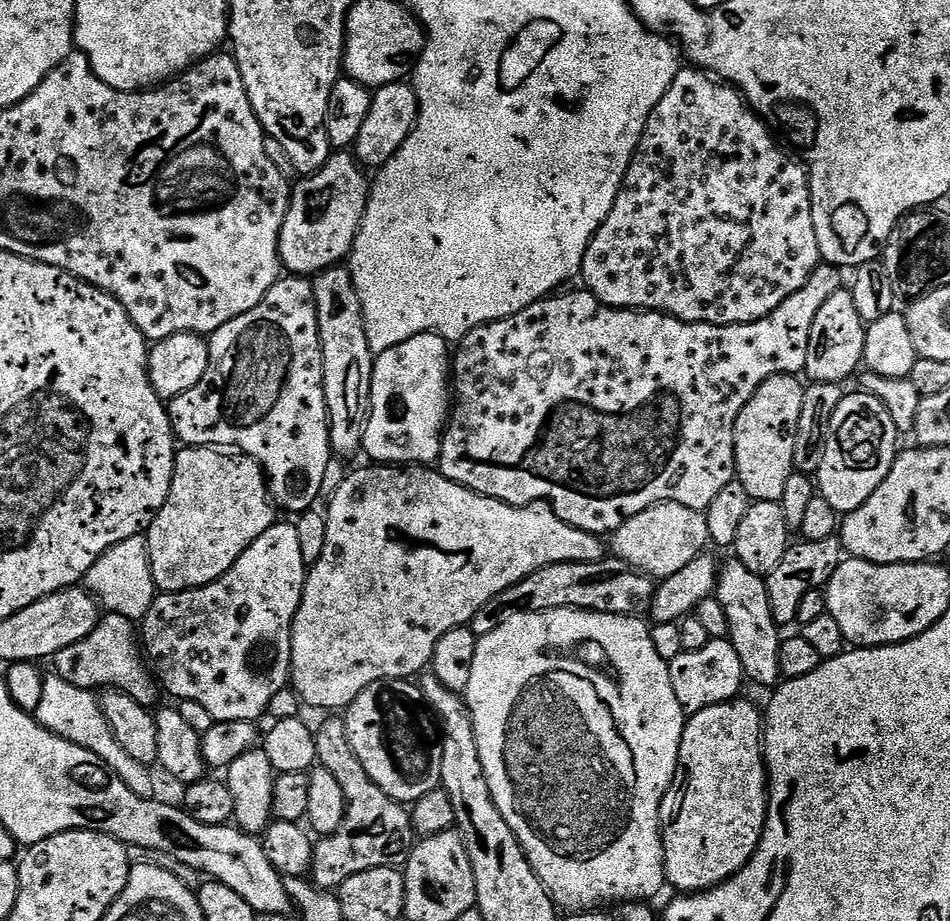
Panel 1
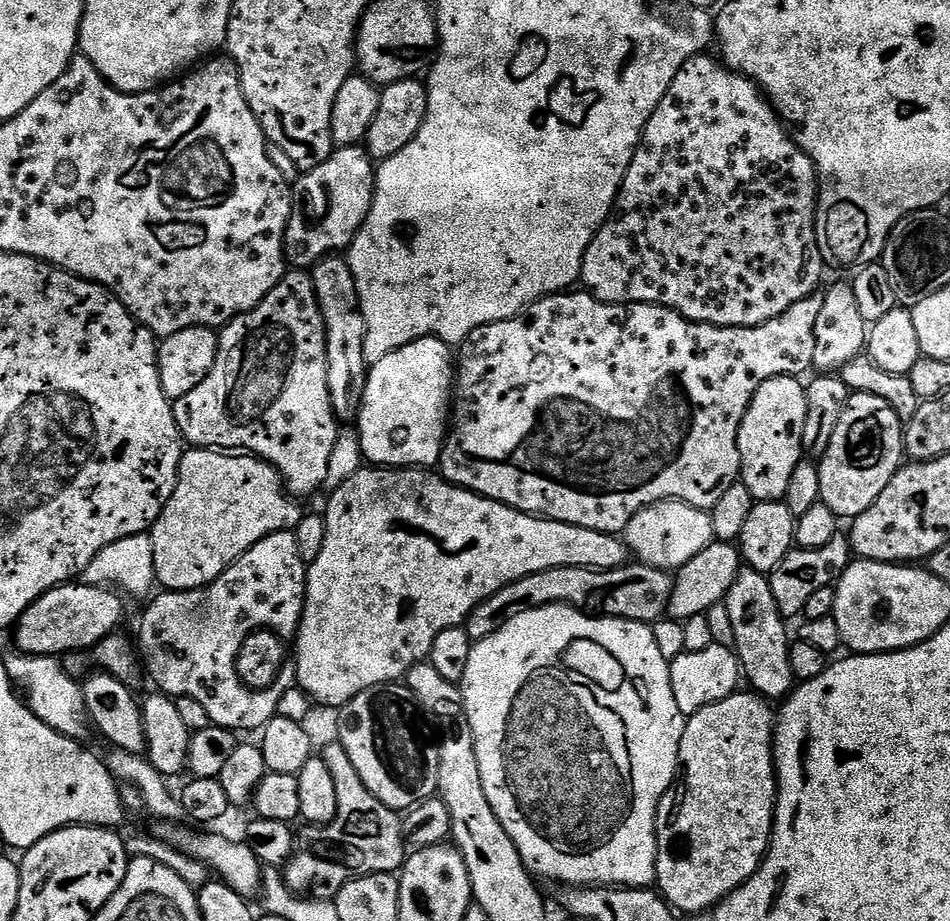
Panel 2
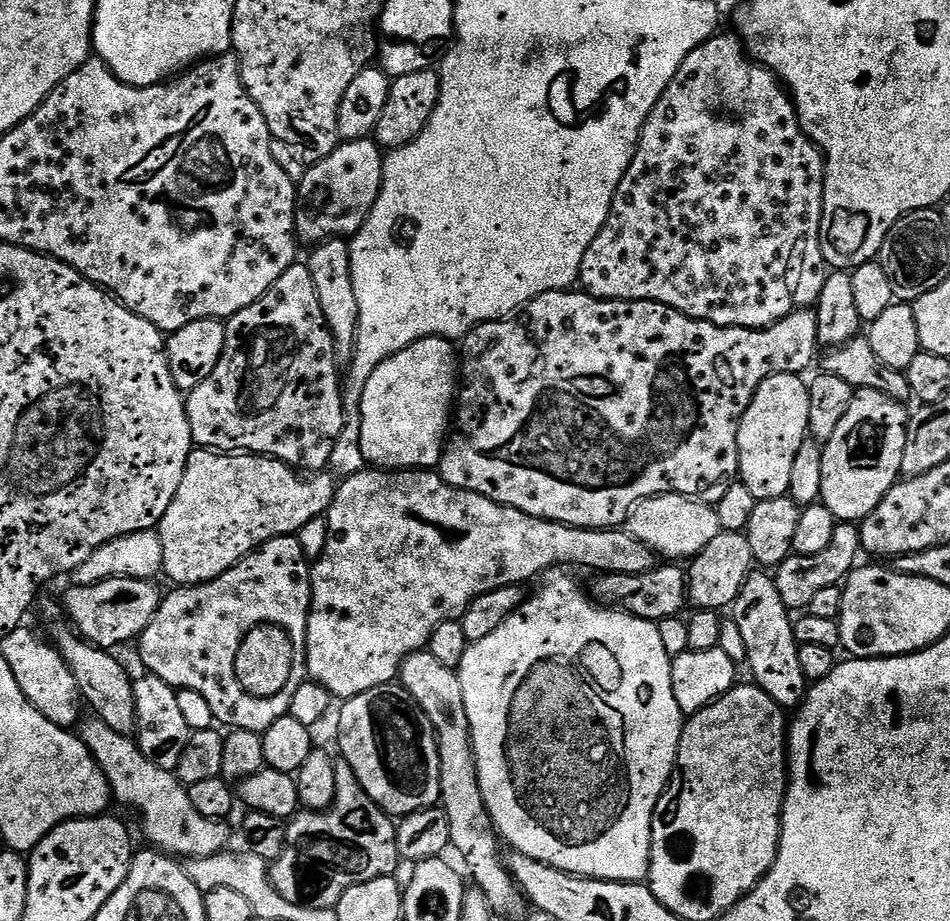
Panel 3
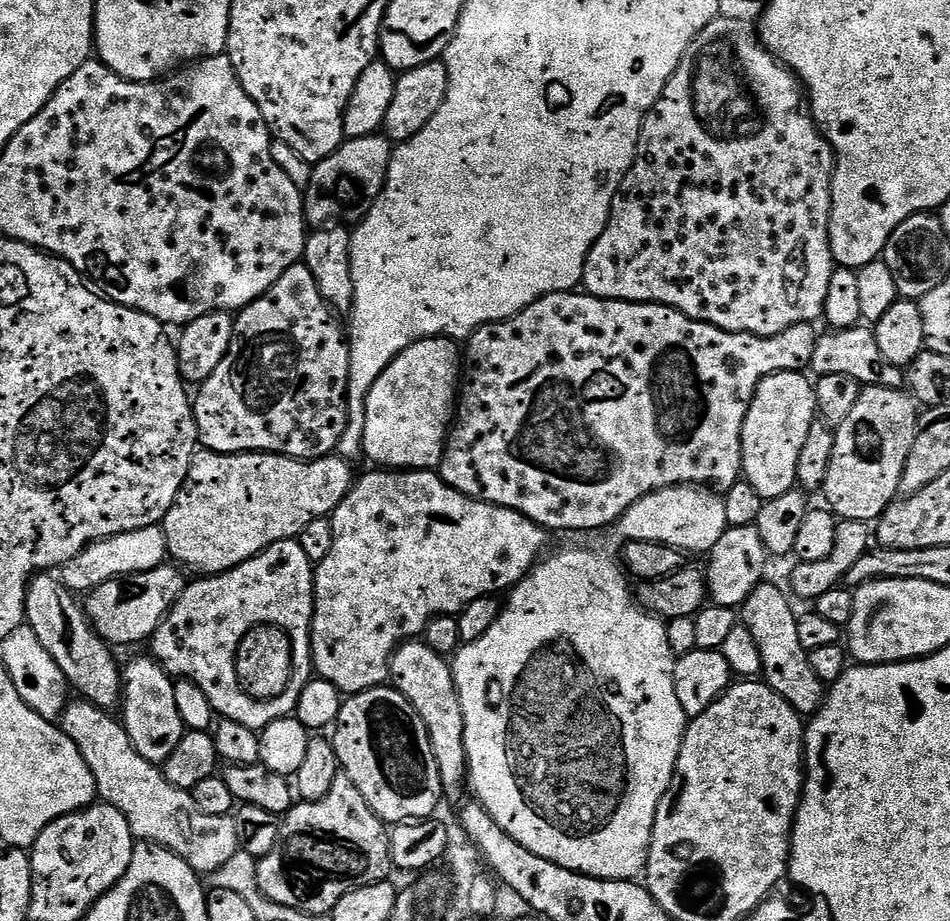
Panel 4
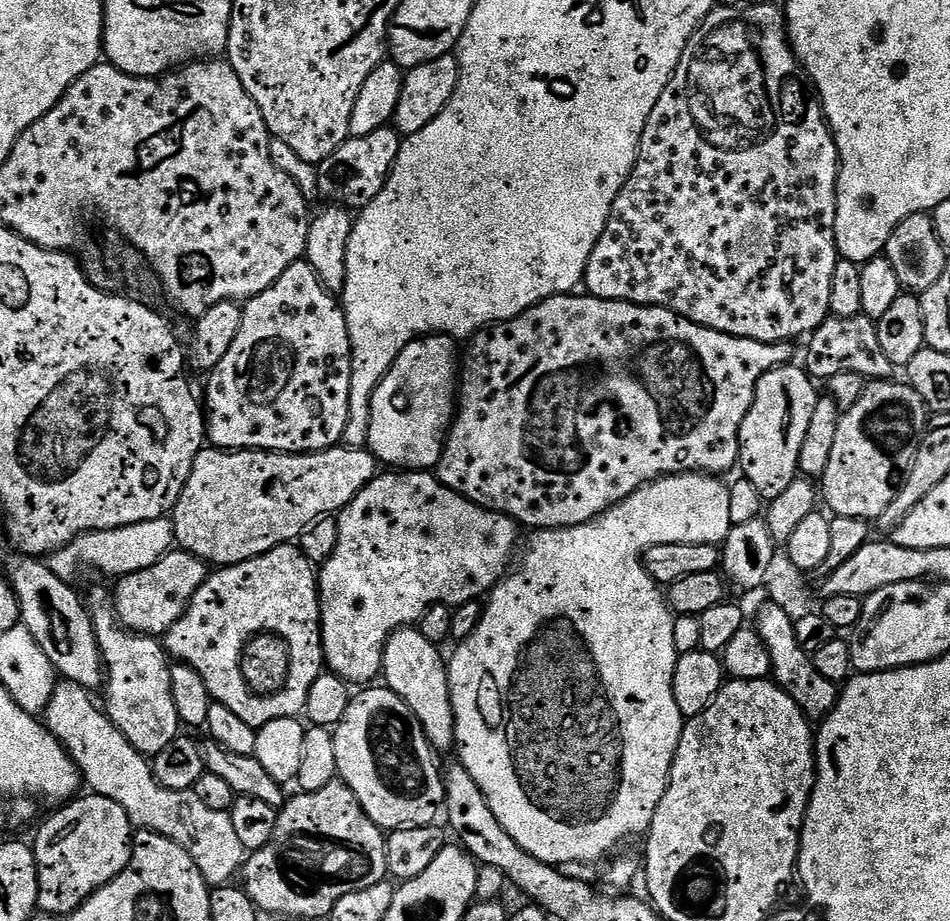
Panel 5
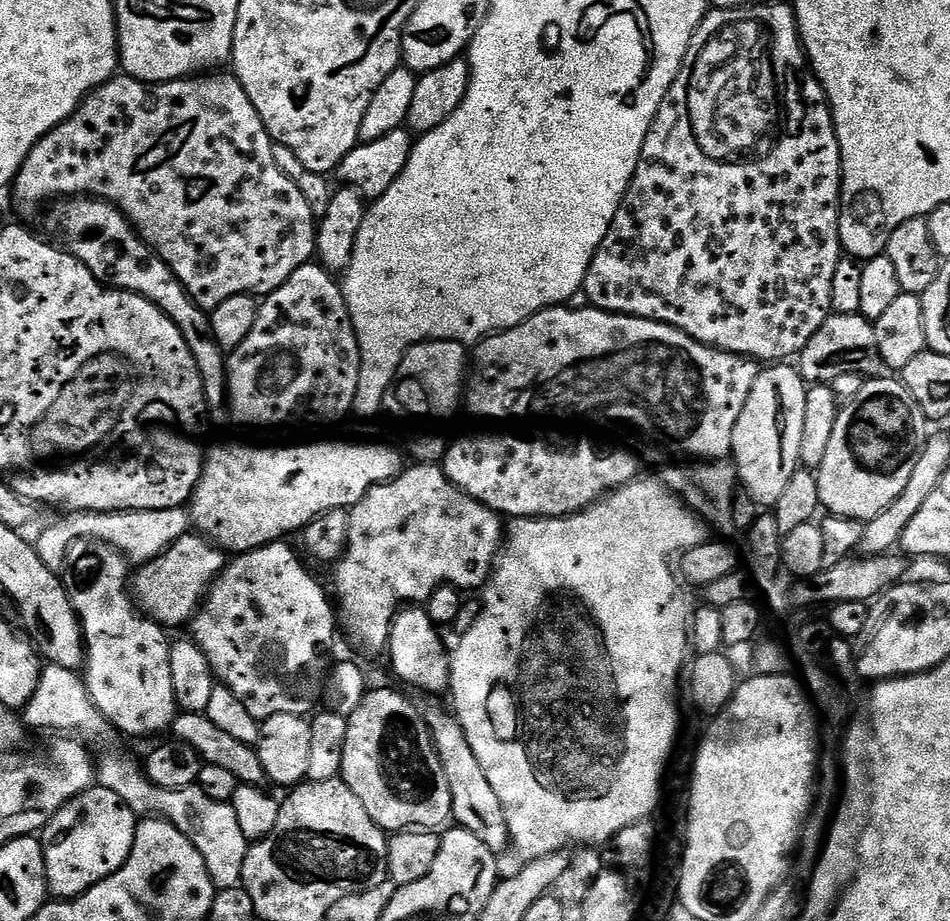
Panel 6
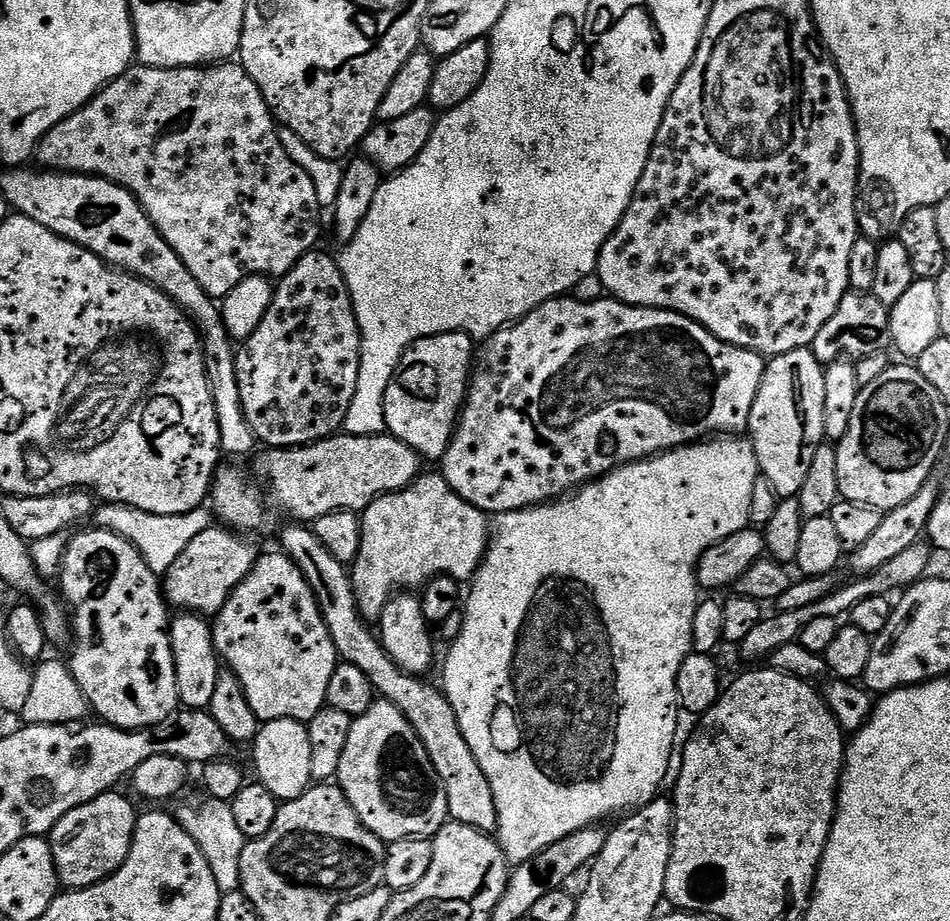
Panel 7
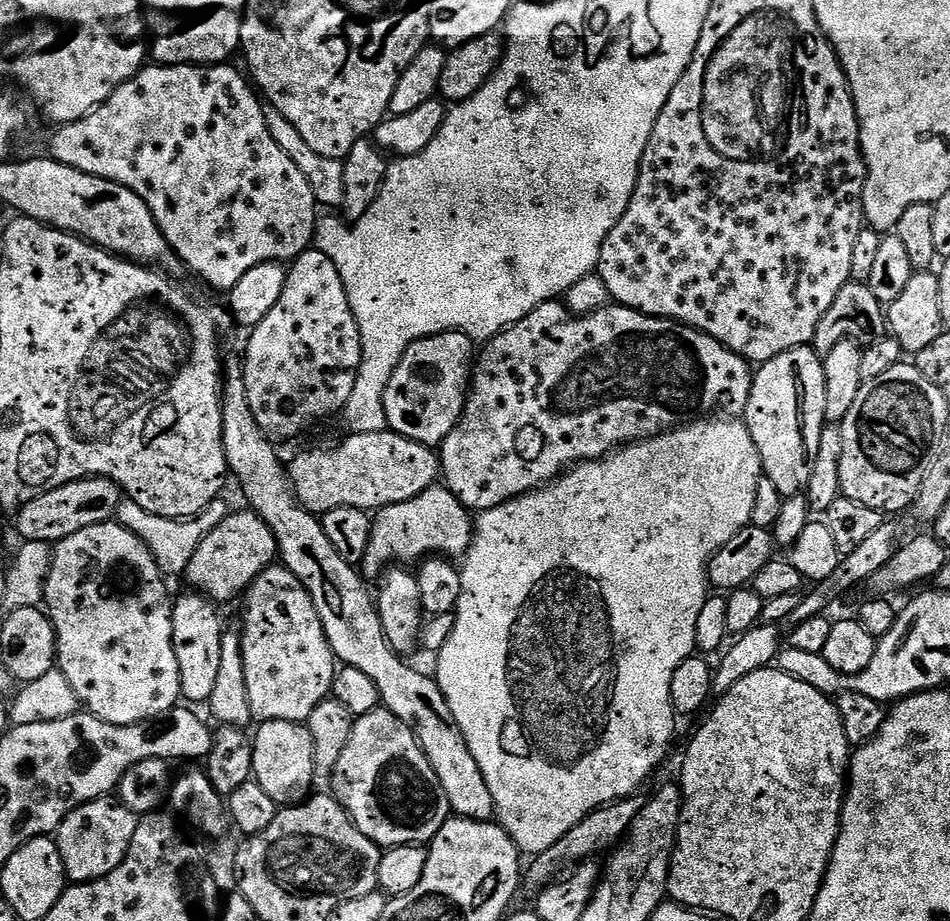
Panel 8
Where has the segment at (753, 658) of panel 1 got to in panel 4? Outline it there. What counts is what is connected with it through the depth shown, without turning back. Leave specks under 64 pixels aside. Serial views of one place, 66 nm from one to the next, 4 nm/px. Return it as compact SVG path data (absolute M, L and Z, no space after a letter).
M761 582L746 598L742 605L742 624L757 643L763 683L782 694L801 717L811 718L824 700L826 685L814 670L810 670L809 652L798 638L798 612L792 609L789 593L785 589L784 593L776 584L768 583Z

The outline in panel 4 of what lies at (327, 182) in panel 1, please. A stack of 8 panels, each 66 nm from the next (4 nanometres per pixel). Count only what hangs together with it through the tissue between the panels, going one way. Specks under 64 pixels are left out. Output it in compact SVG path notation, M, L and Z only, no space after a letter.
M383 134L345 139L334 154L313 167L310 182L303 189L305 221L312 226L332 226L337 222L352 226L363 220L384 189L393 151Z

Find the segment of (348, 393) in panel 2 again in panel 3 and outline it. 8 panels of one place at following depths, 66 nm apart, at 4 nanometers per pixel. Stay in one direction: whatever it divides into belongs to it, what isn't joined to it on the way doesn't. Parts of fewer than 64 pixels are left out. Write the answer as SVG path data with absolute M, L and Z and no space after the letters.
M344 238L325 240L323 244L317 244L306 257L306 263L310 270L310 278L314 278L314 290L318 290L318 306L322 306L322 314L328 323L328 329L336 343L336 359L340 362L351 361L352 353L356 350L356 331L358 330L358 298L354 298L354 278L350 258L352 249L349 241Z

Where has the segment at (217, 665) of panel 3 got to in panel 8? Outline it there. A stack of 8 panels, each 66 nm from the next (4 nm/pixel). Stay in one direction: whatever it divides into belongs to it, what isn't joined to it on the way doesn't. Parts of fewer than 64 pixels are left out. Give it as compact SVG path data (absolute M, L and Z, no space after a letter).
M283 566L266 569L248 588L242 597L244 620L256 624L242 639L242 662L246 674L246 690L250 694L250 710L257 721L285 720L287 716L302 716L305 722L314 714L314 706L329 699L332 683L338 671L336 655L330 650L326 630L322 630L322 618L310 598L310 594L298 582L292 571Z

